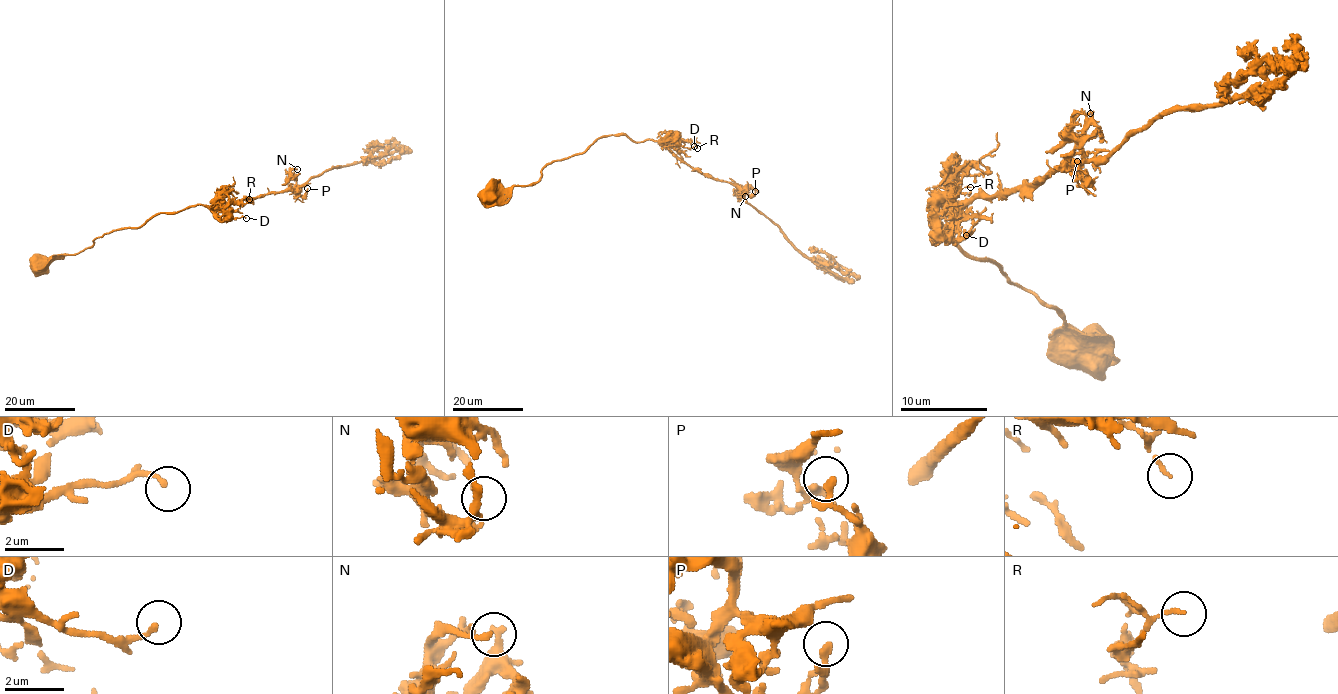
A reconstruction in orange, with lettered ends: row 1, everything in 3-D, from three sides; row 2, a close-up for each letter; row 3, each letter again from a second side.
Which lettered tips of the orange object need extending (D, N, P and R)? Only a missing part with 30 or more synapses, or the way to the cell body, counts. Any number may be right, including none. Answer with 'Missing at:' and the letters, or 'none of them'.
Missing at: none of them

